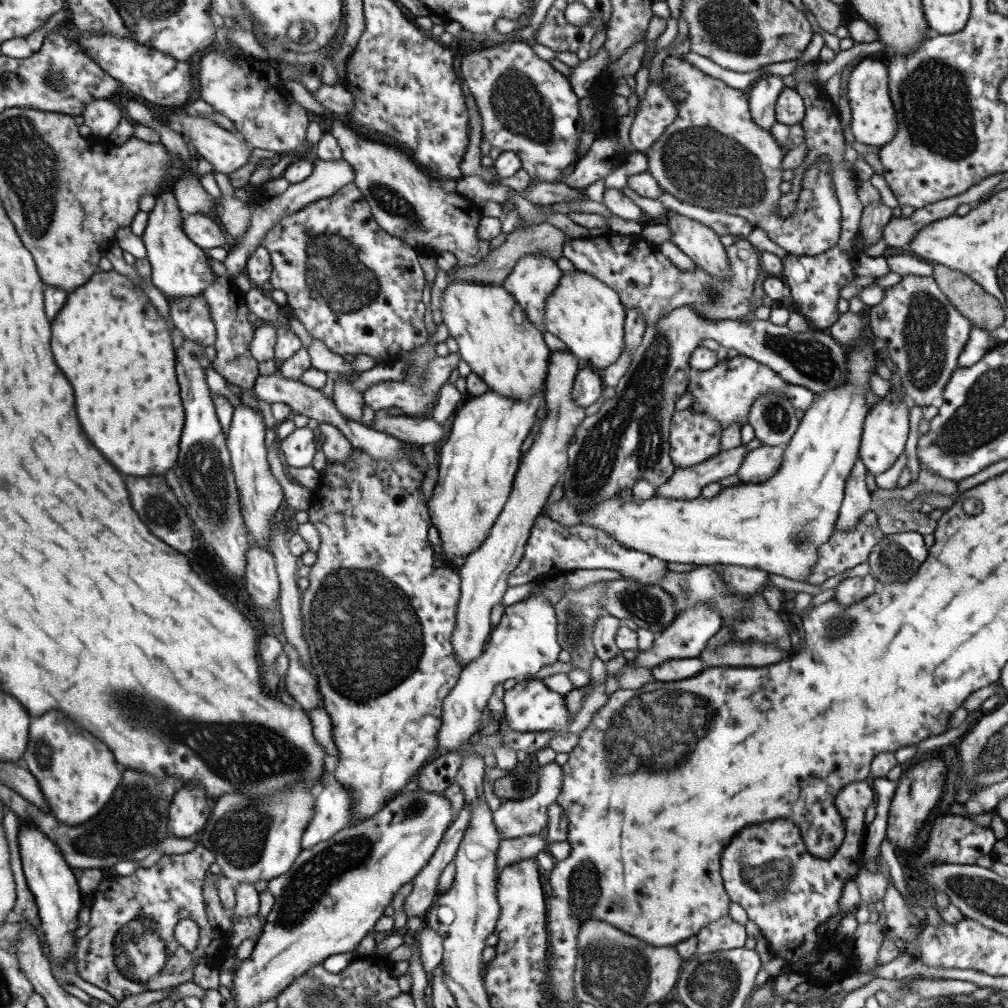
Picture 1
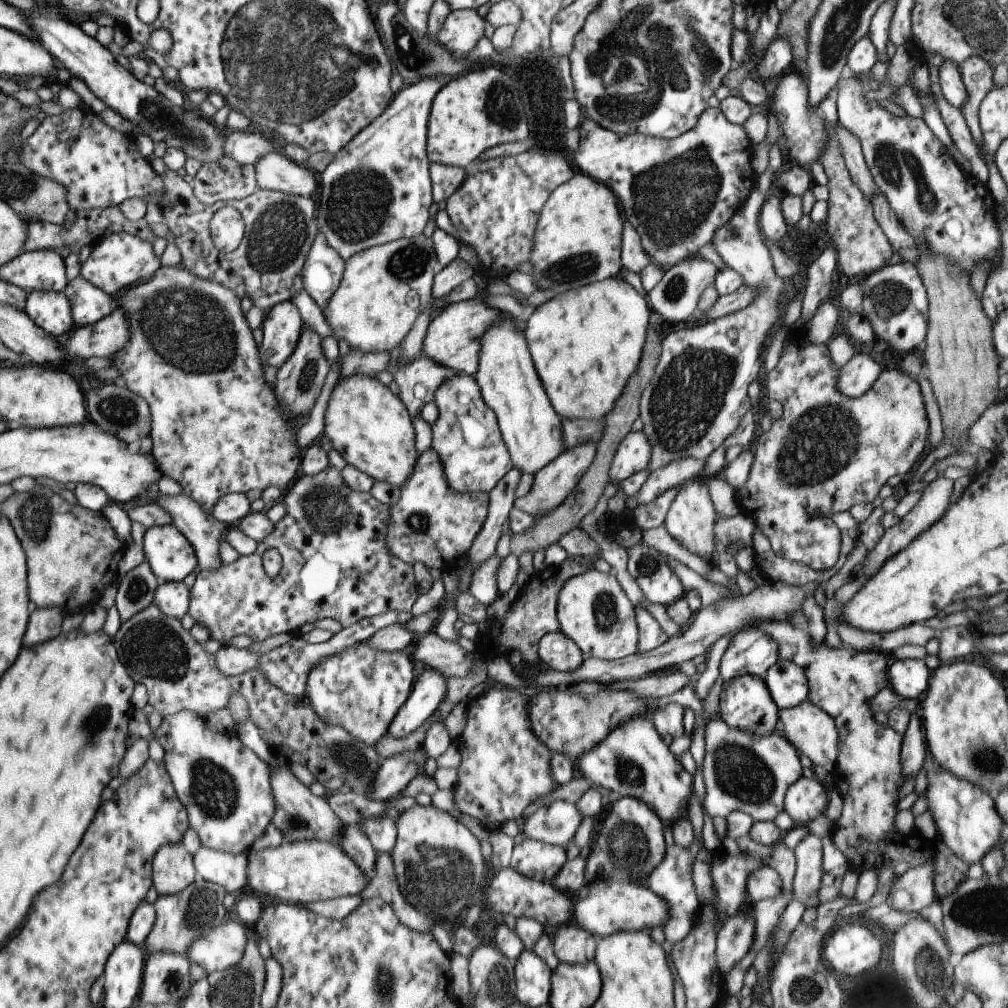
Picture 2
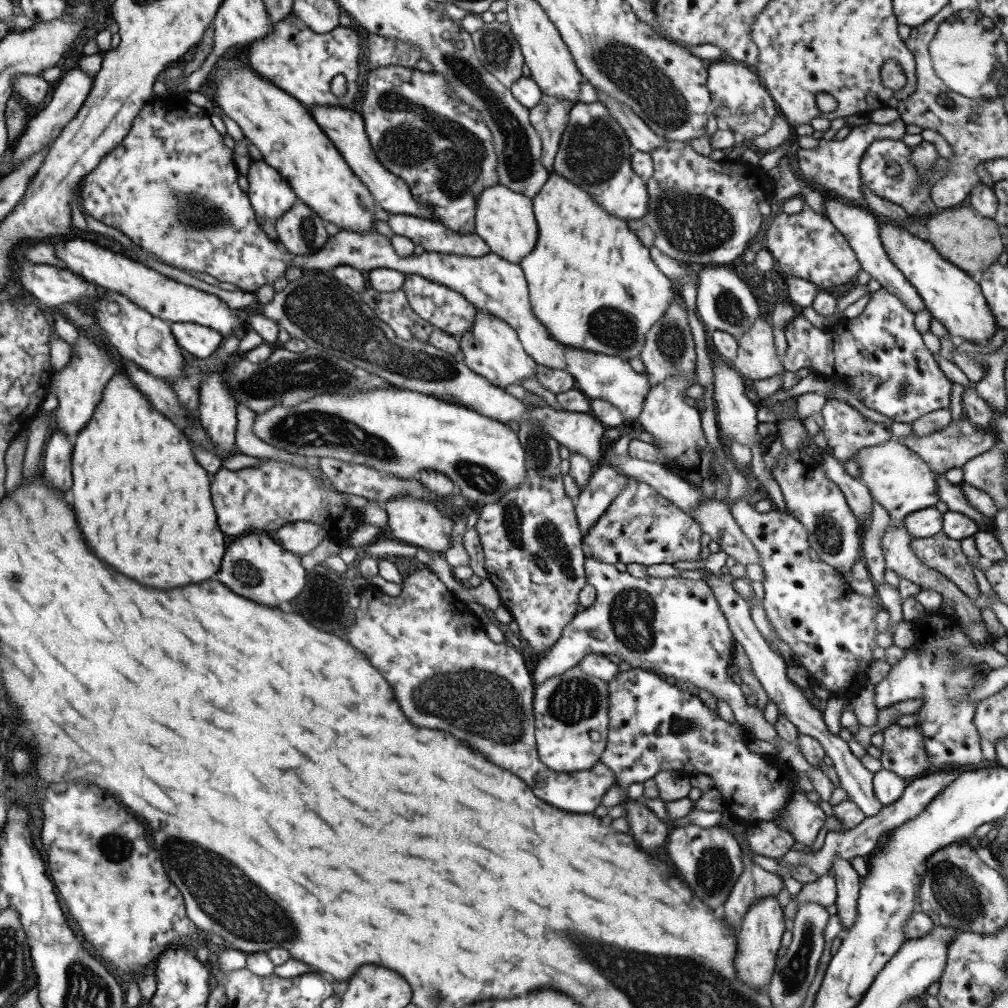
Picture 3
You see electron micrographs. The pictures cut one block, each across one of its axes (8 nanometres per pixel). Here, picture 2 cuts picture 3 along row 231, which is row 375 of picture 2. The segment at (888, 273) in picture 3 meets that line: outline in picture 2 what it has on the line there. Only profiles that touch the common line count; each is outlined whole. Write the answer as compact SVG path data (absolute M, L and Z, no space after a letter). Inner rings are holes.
M859 352L850 362L839 367L840 376L836 388L848 398L858 398L872 388L881 370L868 354Z

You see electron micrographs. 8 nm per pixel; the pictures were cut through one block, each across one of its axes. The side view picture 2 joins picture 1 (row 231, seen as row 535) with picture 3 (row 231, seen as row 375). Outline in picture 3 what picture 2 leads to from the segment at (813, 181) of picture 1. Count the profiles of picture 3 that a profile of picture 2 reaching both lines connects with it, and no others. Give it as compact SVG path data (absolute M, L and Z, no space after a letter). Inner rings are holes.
M809 205L799 214L780 214L766 232L764 245L778 262L785 277L803 278L822 290L850 282L860 272L861 264L846 237L828 218L817 214ZM879 224L878 228L890 261L916 288L931 316L941 322L952 336L964 338L970 344L984 344L996 334L998 327L992 309L988 307L976 277L946 260L930 241L898 226Z

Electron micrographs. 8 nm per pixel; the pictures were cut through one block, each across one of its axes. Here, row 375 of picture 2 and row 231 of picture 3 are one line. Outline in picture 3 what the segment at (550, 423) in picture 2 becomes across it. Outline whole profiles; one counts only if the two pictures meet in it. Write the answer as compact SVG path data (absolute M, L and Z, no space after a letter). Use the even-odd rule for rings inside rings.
M500 183L486 187L478 195L474 229L489 246L490 252L516 264L520 264L520 261L530 254L538 241L538 224L535 220L532 200L525 194L514 192Z

